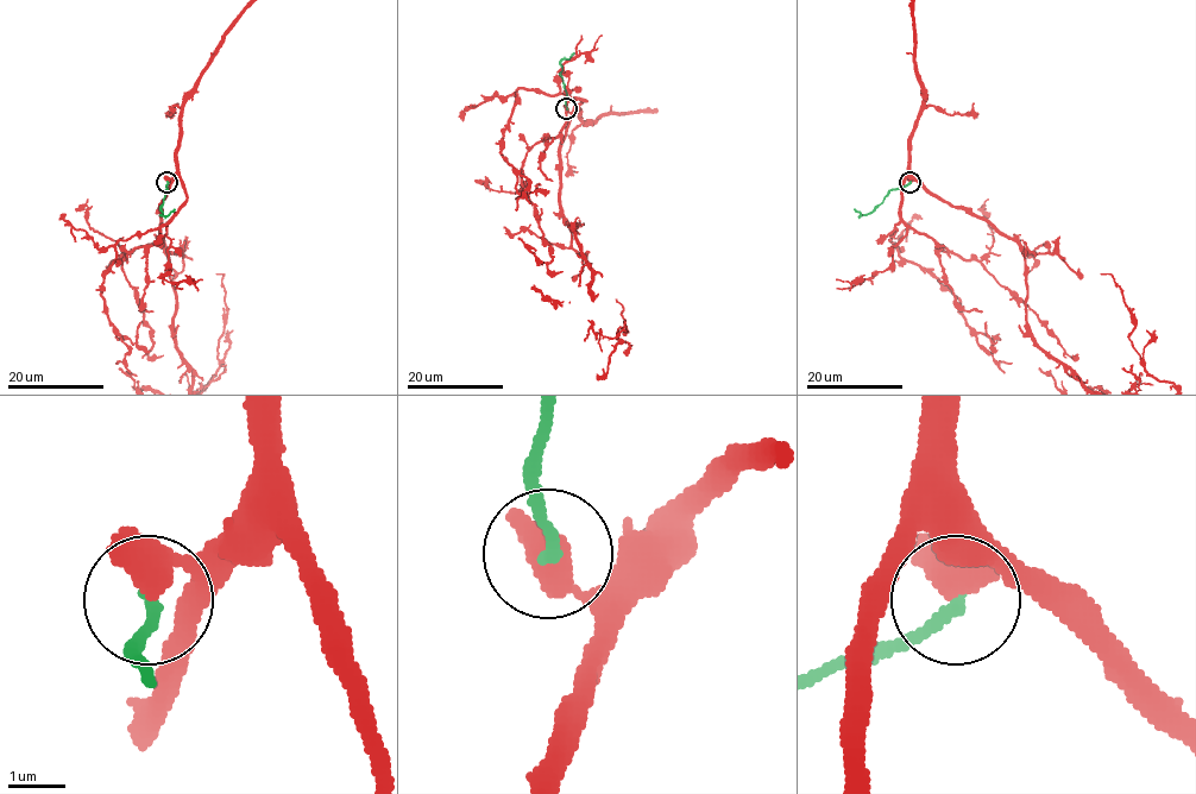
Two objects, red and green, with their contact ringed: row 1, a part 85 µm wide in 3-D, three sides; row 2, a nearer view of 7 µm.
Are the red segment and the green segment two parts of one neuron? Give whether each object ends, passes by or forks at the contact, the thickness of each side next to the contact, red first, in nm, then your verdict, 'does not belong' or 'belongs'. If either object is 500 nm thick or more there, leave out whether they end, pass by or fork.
red passes by; green ends there; 440 nm thick on the red side, 220 nm on the other; does not belong

